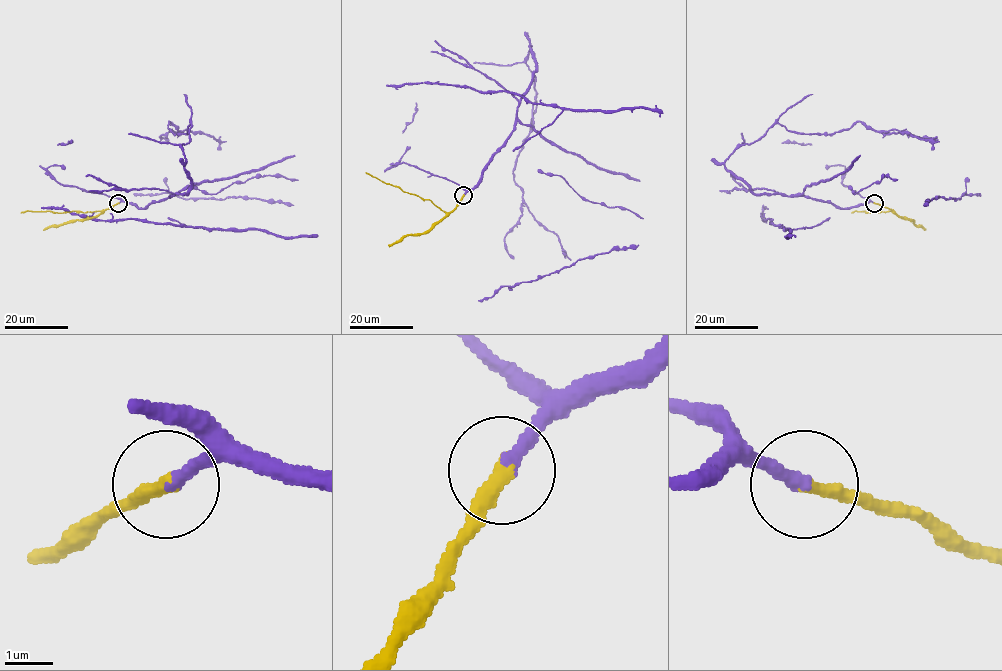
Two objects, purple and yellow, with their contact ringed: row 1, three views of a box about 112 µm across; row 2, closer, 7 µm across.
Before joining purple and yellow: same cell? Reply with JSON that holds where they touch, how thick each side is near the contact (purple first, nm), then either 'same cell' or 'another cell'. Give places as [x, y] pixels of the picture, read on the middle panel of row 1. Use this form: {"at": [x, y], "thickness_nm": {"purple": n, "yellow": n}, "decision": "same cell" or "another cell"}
{"at": [463, 195], "thickness_nm": {"purple": 300, "yellow": 360}, "decision": "same cell"}

